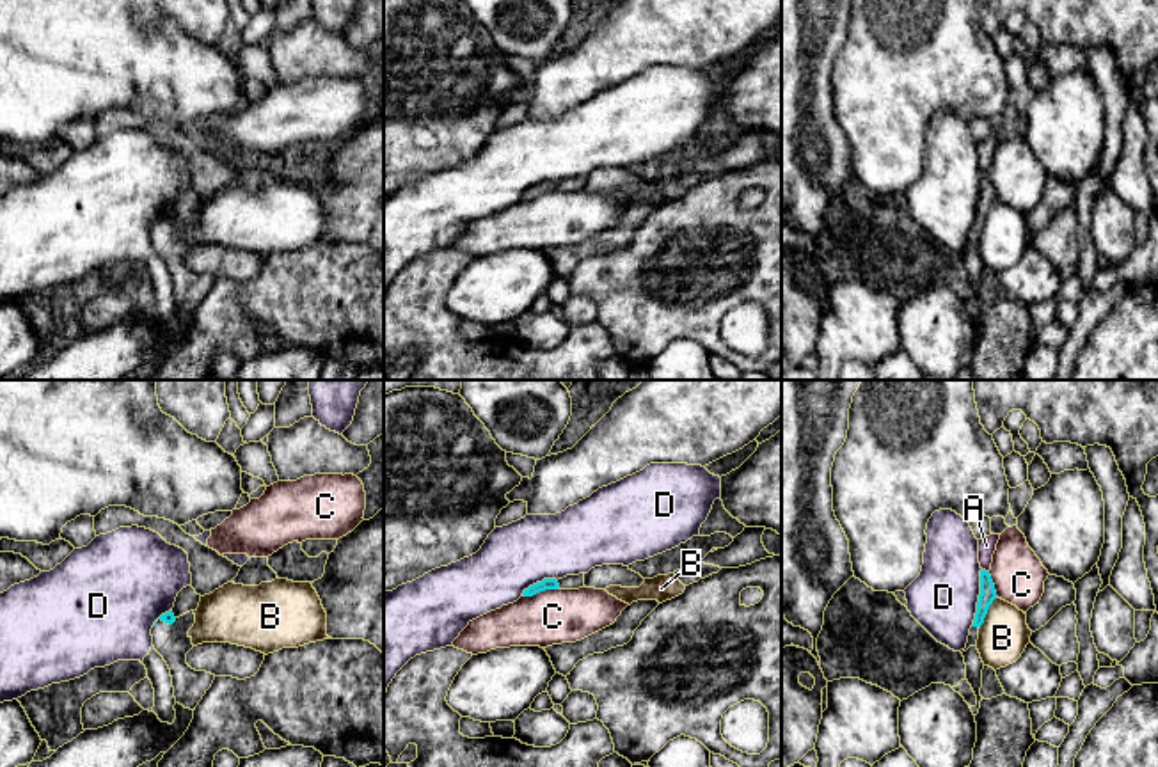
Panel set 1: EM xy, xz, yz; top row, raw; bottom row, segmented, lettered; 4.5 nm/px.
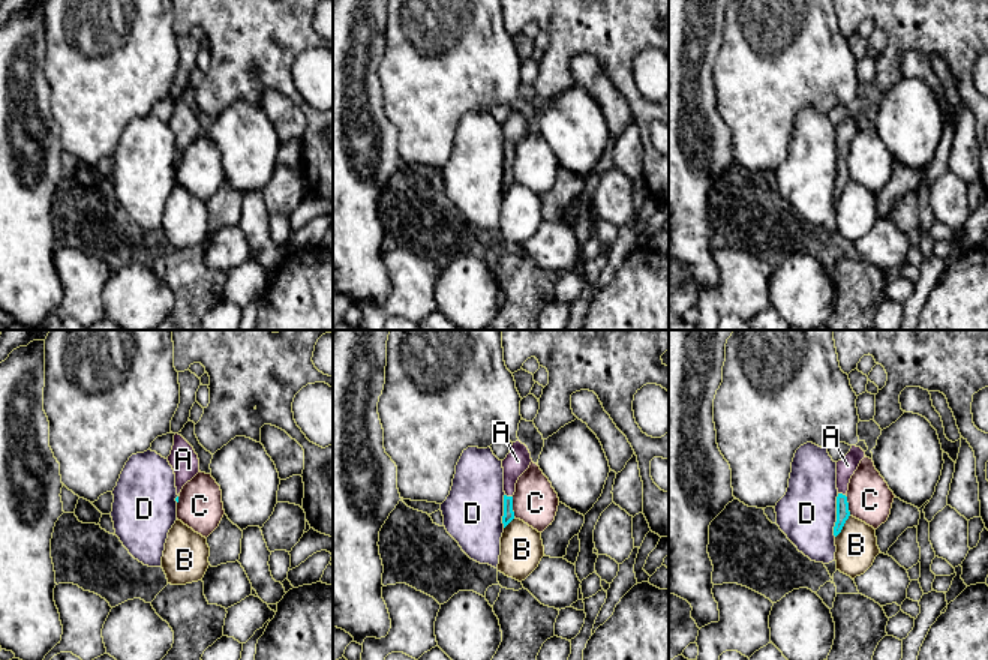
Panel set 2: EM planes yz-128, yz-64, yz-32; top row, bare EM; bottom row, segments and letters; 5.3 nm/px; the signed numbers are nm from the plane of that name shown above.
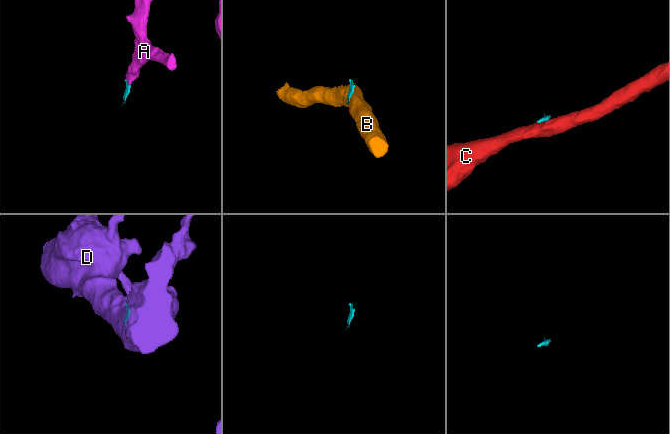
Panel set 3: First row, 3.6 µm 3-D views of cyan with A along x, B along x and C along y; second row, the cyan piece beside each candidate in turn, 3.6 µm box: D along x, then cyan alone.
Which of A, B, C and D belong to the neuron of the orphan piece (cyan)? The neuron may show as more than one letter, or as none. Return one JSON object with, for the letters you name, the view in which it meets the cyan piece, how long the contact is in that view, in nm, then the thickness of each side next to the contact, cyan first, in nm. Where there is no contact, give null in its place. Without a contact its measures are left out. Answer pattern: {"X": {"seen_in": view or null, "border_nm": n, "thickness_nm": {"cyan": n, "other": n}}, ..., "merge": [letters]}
{"A": {"seen_in": "yz", "border_nm": 40, "thickness_nm": {"cyan": 70, "other": 80}}, "merge": ["A"]}

